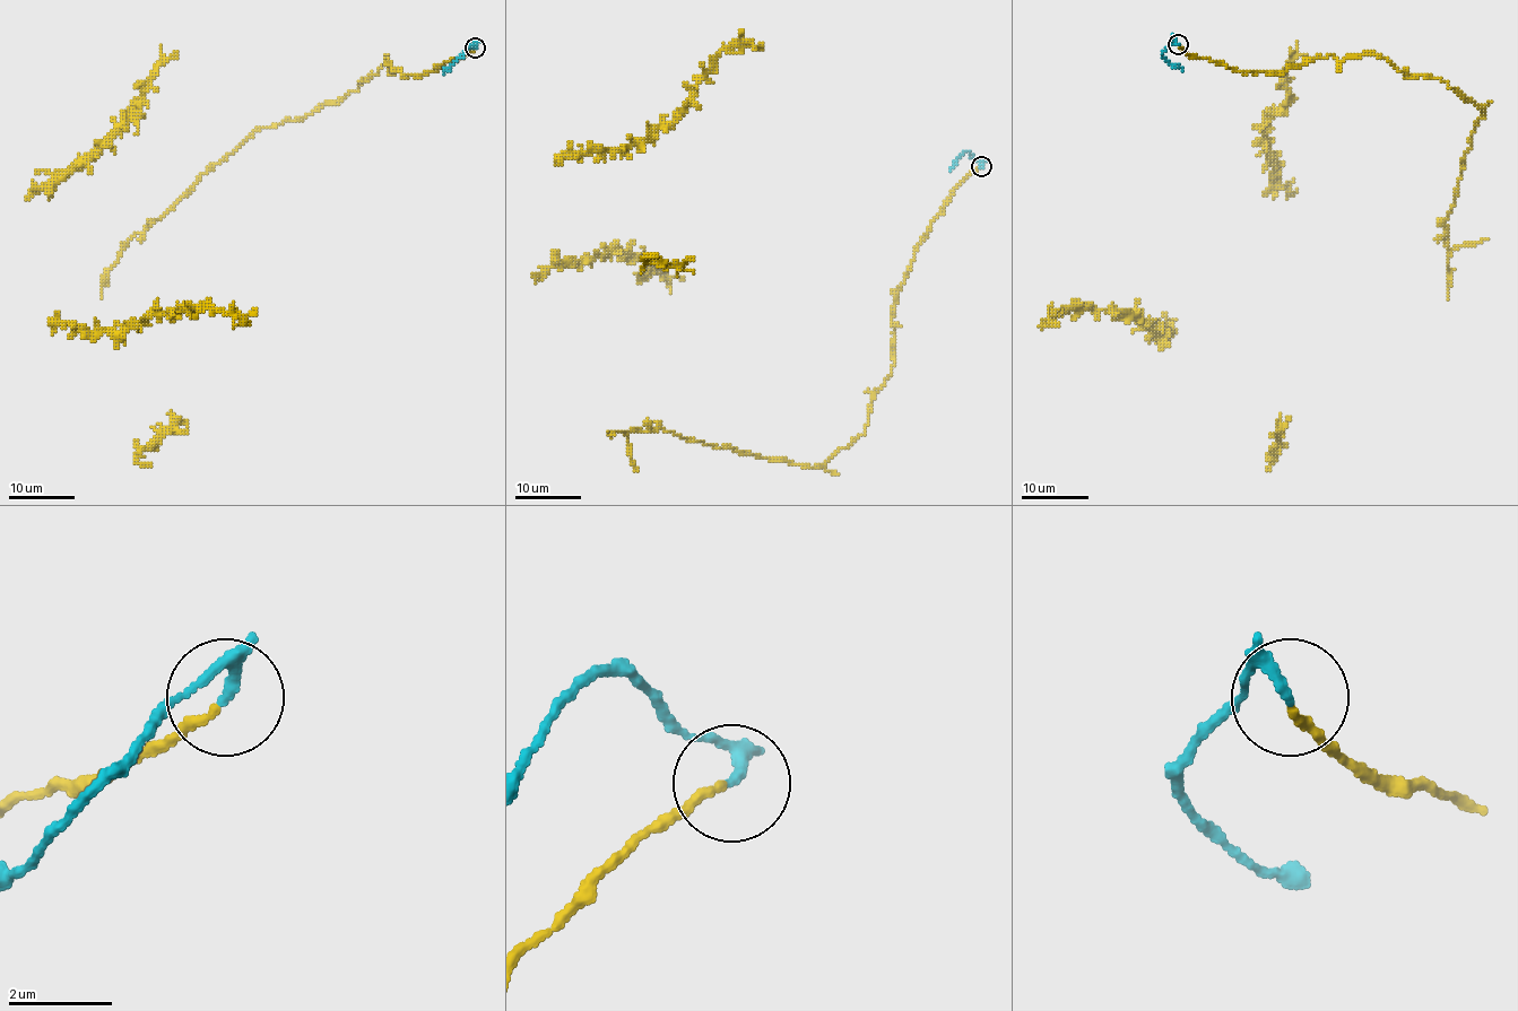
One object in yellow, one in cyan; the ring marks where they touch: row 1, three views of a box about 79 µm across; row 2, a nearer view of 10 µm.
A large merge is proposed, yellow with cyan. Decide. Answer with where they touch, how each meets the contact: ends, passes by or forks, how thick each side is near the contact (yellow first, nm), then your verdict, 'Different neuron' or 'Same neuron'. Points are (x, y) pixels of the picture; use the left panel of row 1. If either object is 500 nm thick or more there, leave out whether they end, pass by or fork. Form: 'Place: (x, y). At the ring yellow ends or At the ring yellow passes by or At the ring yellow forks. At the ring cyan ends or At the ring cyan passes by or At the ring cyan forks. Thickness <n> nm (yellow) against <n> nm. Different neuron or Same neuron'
Place: (475, 48). At the ring yellow ends. At the ring cyan passes by. Thickness 160 nm (yellow) against 170 nm. Different neuron

